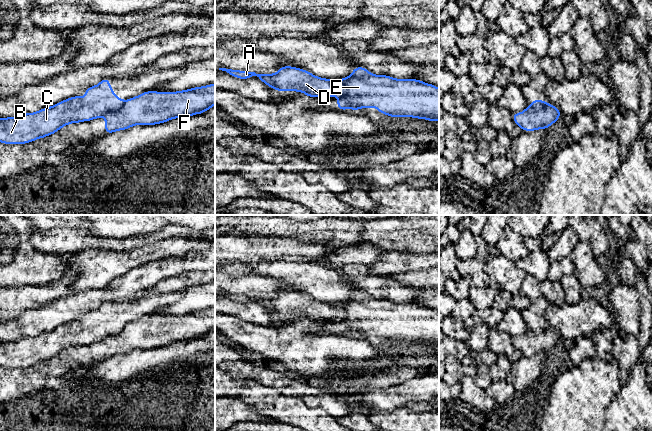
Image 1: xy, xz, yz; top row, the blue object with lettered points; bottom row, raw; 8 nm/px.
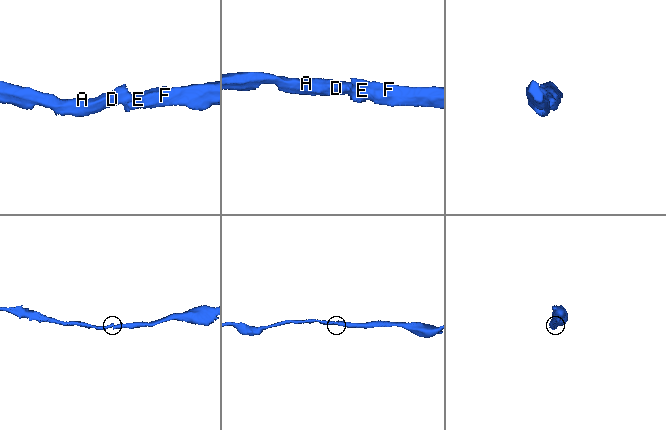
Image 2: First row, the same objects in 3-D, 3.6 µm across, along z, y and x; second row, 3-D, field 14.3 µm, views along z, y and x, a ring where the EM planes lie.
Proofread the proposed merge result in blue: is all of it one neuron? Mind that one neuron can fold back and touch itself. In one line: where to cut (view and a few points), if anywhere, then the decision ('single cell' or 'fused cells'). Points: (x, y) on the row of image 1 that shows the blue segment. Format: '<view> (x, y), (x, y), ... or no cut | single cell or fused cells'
xy (126, 101), (117, 110), (104, 114) | fused cells

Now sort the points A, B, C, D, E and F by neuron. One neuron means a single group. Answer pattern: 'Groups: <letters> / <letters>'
Groups: A B C D / E F

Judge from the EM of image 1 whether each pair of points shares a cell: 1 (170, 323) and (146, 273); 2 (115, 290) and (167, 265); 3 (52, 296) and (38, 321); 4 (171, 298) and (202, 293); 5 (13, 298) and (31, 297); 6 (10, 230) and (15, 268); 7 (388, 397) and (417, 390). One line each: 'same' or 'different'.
1: different
2: same
3: different
4: different
5: same
6: same
7: same

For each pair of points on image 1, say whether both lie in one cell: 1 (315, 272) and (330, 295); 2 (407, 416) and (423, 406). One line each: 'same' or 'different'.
1: same
2: different

